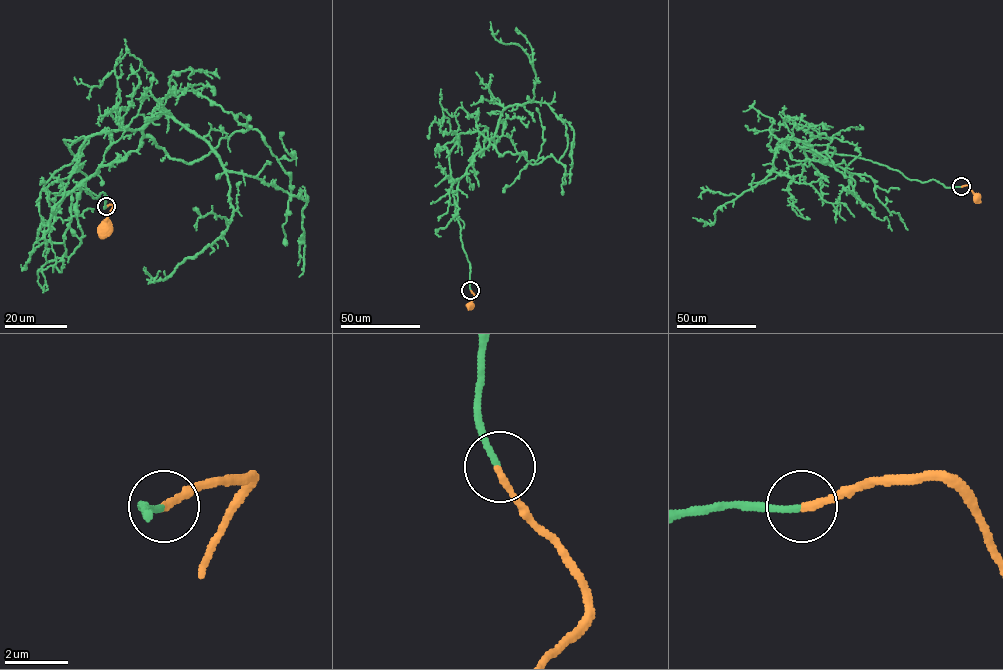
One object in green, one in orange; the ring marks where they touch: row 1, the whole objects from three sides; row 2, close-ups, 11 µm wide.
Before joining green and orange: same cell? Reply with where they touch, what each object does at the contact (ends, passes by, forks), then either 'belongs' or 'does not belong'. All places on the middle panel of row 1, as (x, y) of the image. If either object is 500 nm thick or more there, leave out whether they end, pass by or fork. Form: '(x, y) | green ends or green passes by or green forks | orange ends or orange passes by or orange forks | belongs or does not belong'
(470, 290) | green ends | orange ends | belongs

